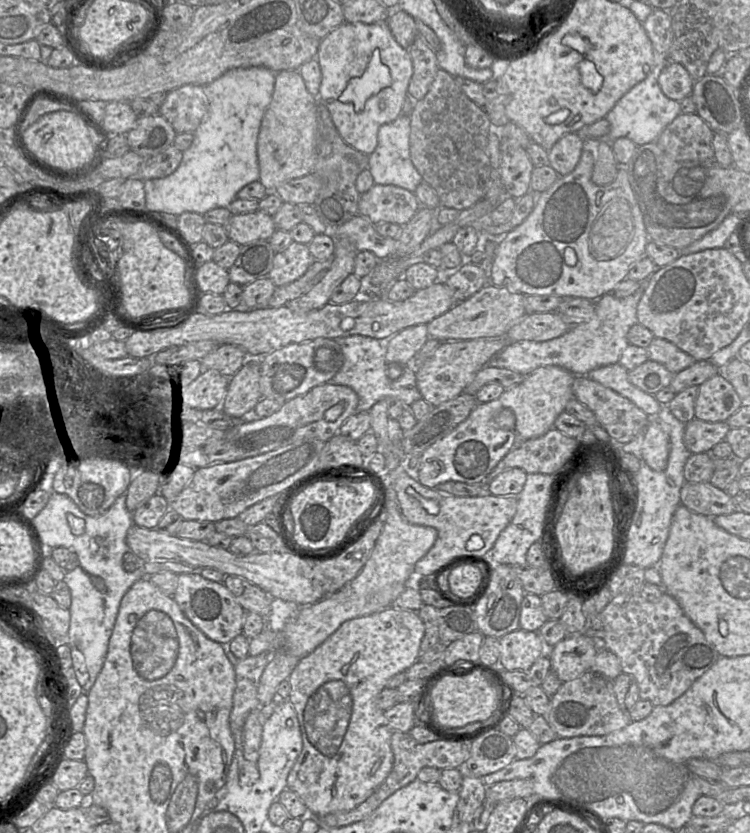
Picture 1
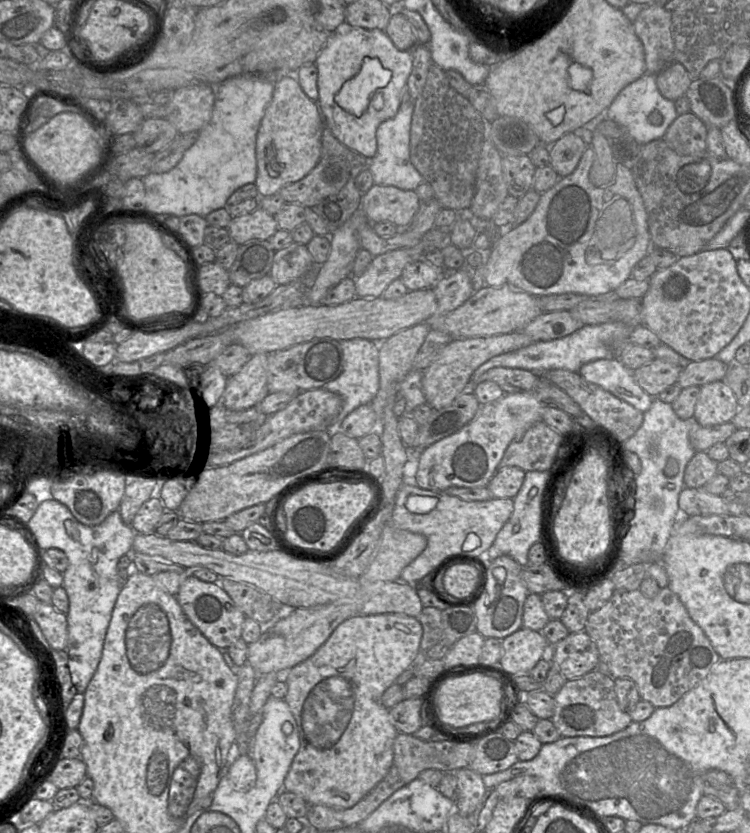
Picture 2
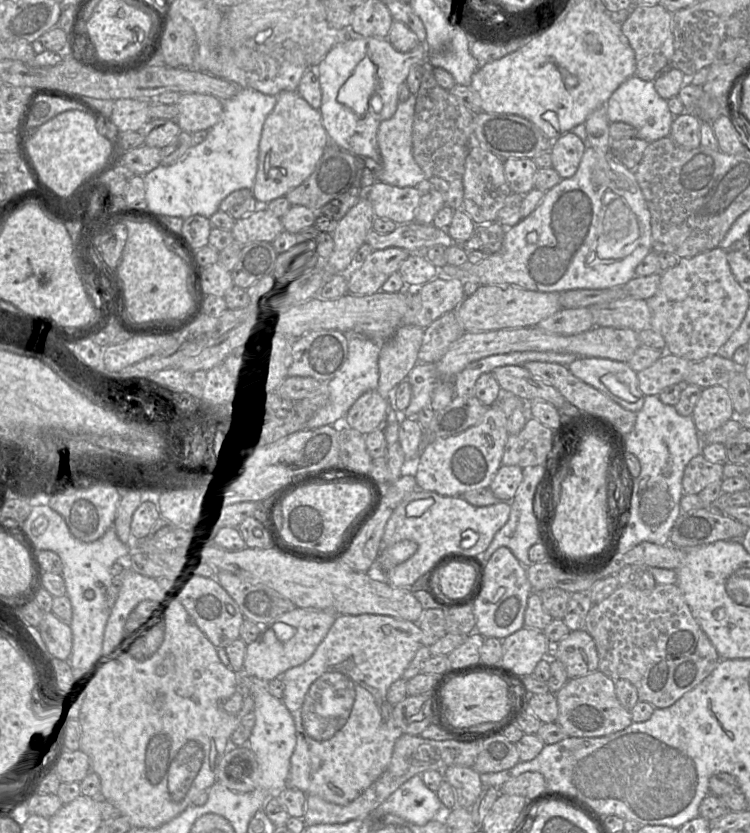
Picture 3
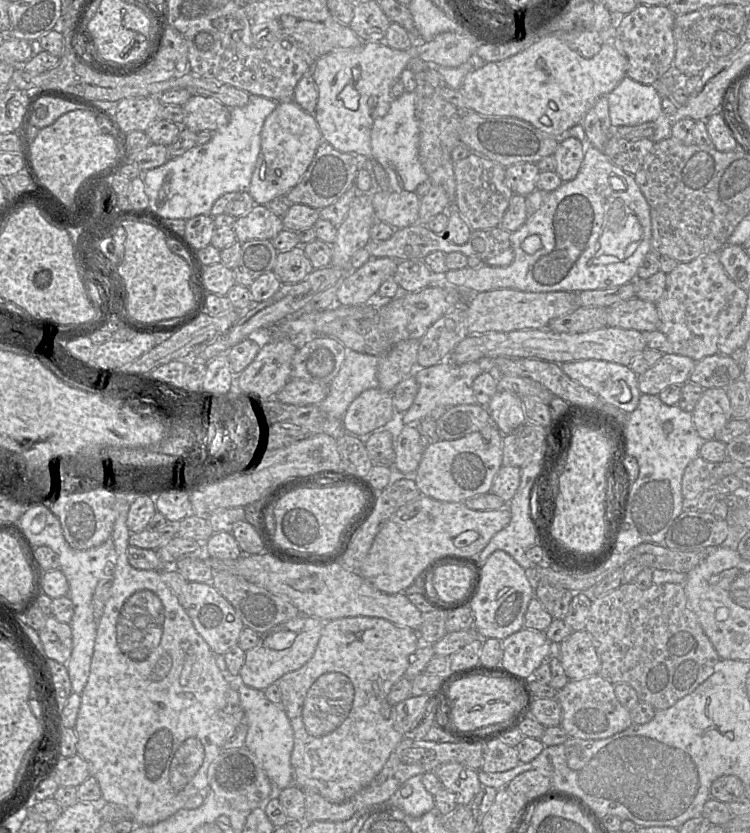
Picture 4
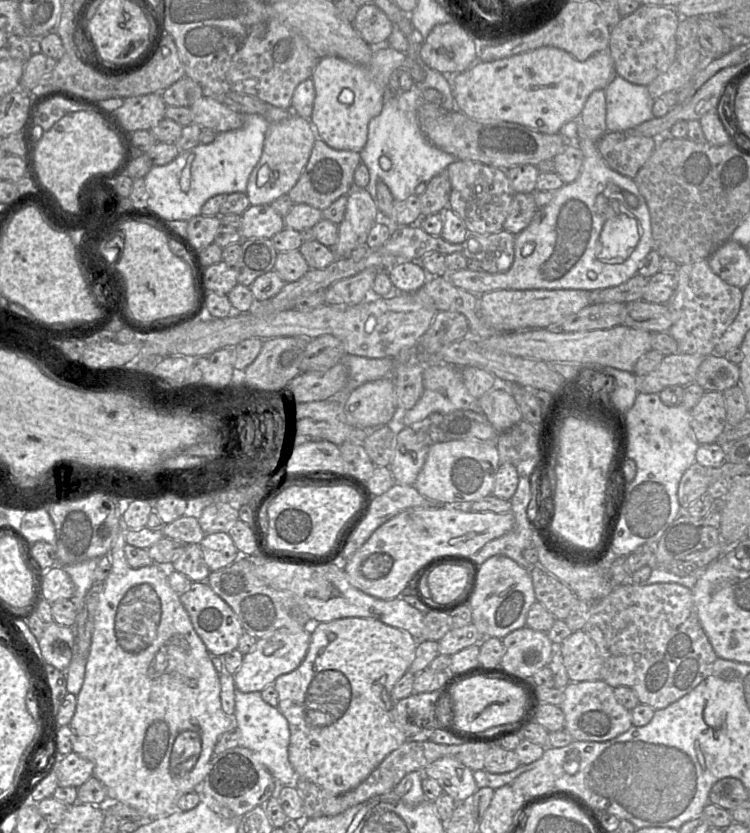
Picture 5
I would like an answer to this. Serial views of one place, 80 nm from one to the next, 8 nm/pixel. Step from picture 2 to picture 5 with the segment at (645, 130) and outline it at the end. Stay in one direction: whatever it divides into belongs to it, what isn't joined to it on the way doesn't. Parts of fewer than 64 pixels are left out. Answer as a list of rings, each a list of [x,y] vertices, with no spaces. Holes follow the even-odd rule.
[[[617,75],[604,89],[606,129],[623,132],[654,118],[654,100],[645,85],[637,85]]]

